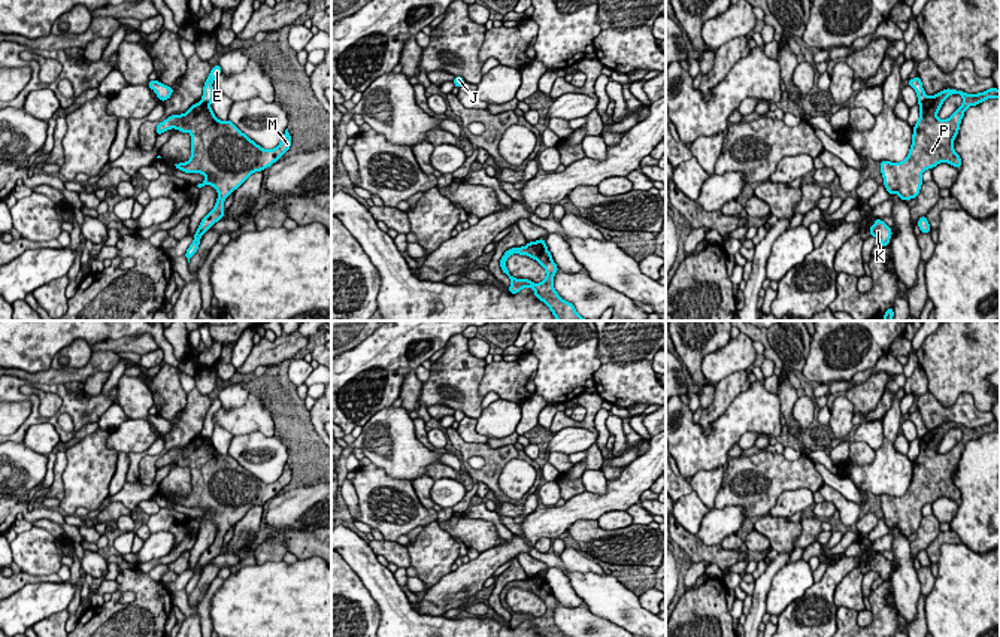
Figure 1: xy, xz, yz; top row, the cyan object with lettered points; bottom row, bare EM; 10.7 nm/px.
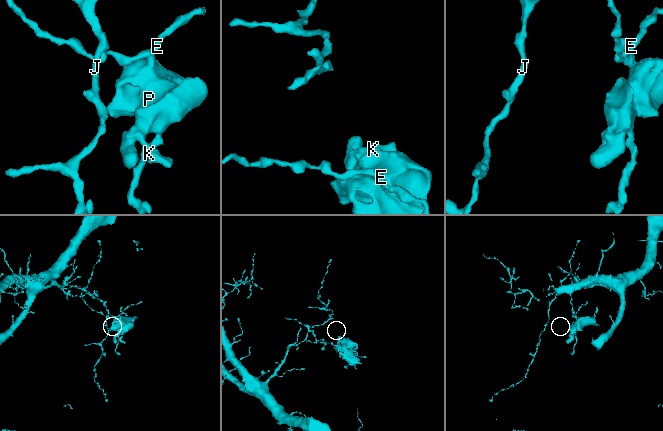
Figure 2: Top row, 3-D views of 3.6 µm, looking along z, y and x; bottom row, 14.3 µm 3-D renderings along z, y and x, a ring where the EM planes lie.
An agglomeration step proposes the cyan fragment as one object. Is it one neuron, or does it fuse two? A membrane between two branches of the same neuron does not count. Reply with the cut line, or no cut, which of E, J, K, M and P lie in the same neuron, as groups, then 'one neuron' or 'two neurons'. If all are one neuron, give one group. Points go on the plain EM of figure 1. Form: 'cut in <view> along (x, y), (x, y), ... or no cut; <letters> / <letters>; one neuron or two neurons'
cut in yz along (926, 430), (920, 439); E J / K M P; two neurons

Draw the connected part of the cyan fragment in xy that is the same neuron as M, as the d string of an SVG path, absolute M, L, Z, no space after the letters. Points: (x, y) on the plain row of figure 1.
M194 437L185 448L172 449L155 462L157 470L176 462L191 468L191 492L175 498L185 507L201 507L204 515L197 521L212 519L218 533L215 542L201 553L194 576L185 586L185 592L197 586L201 570L224 552L224 536L254 506L263 506L276 497L290 482L288 462L282 474L273 483L264 483L242 467L230 454L221 455L212 446L210 439Z

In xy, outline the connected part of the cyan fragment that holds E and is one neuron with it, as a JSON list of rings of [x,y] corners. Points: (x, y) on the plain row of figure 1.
[[[216,398],[212,401],[206,416],[204,416],[204,421],[203,421],[203,430],[201,430],[201,436],[206,437],[206,439],[210,439],[212,434],[213,434],[213,421],[212,421],[212,416],[215,415],[216,410],[221,409],[221,400]]]

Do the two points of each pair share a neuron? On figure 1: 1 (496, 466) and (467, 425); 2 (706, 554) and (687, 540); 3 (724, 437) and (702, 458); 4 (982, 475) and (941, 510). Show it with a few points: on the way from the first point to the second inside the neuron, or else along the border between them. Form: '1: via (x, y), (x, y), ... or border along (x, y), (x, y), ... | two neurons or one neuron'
1: border along (455, 430), (467, 442), (484, 443) | two neurons
2: via (702, 552), (691, 545) | one neuron
3: via (718, 443), (708, 452) | one neuron
4: border along (960, 503), (955, 516), (950, 522) | two neurons

